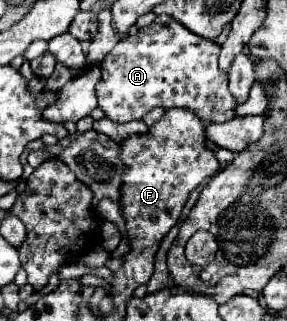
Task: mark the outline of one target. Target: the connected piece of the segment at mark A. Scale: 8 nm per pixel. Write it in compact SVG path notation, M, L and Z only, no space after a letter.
M156 16L150 26L138 30L138 36L122 38L102 60L102 78L96 84L98 108L114 122L140 120L156 106L188 108L202 122L232 120L236 100L228 90L228 78L218 68L218 52L214 42L196 36L178 20Z

